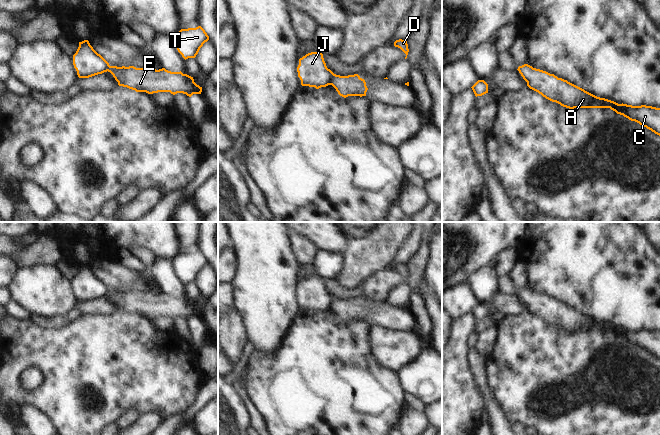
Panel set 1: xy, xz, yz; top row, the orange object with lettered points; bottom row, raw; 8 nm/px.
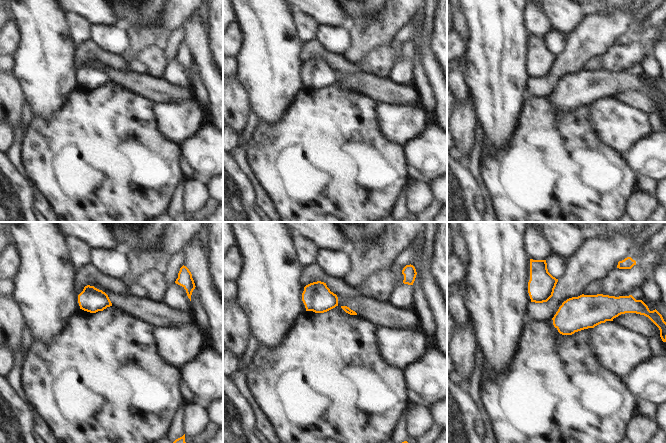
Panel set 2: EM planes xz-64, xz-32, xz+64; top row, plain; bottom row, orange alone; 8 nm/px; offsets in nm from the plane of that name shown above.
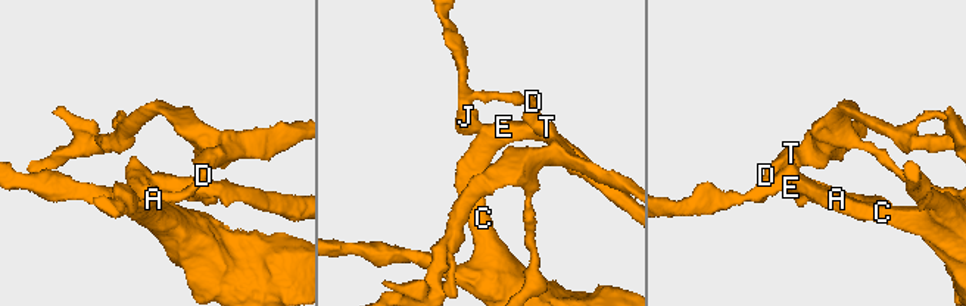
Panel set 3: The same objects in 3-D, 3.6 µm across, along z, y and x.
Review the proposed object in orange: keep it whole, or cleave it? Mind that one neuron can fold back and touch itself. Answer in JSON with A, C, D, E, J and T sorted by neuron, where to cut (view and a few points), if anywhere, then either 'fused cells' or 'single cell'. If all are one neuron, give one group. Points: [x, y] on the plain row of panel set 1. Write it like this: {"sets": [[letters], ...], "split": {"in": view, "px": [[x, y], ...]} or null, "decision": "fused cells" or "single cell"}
{"sets": [["A", "C", "E"], ["D", "J", "T"]], "split": {"in": "xz", "px": [[335, 298], [330, 308]]}, "decision": "fused cells"}

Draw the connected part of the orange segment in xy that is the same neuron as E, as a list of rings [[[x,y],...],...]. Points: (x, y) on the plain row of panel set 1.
[[[111,290],[108,296],[113,299],[119,310],[136,316],[148,318],[170,316],[173,319],[183,317],[189,321],[202,316],[202,311],[194,306],[193,301],[183,298],[181,295],[171,296],[165,292],[156,294],[134,290]]]

